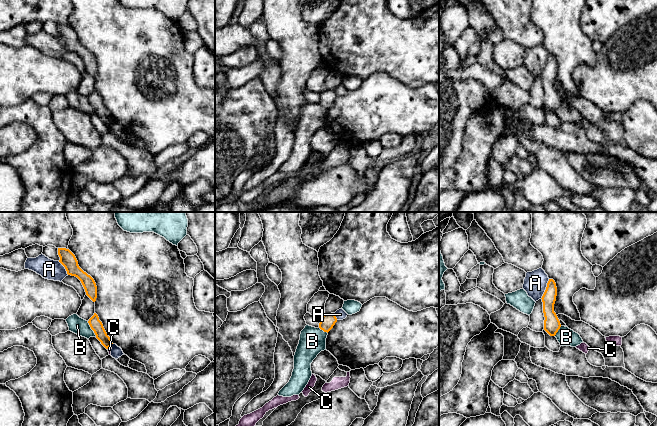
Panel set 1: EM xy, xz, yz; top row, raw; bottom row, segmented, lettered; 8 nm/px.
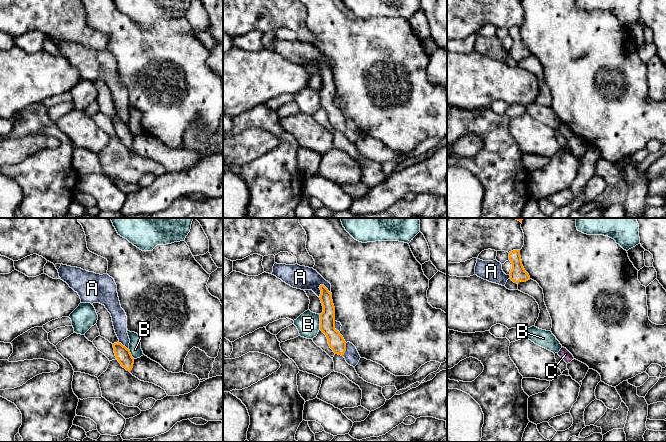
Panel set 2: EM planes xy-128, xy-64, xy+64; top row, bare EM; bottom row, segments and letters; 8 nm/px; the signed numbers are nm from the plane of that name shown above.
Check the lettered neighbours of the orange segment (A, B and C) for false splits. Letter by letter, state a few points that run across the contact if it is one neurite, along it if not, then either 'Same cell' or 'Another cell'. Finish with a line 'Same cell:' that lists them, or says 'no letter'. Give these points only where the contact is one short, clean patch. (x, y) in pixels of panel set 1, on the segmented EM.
A: Another cell
B: Another cell
C: Line: xy (96, 325), (109, 346), (109, 349). Same cell
Same cell: C

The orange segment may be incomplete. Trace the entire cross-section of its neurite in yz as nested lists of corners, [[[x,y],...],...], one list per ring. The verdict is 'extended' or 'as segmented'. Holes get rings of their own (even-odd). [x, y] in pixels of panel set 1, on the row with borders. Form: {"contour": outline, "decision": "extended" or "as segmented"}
{"contour": [[[549,279],[546,290],[542,296],[544,313],[544,330],[550,335],[555,336],[561,327],[560,321],[554,312],[554,304],[557,296],[557,287],[553,279]]], "decision": "as segmented"}

